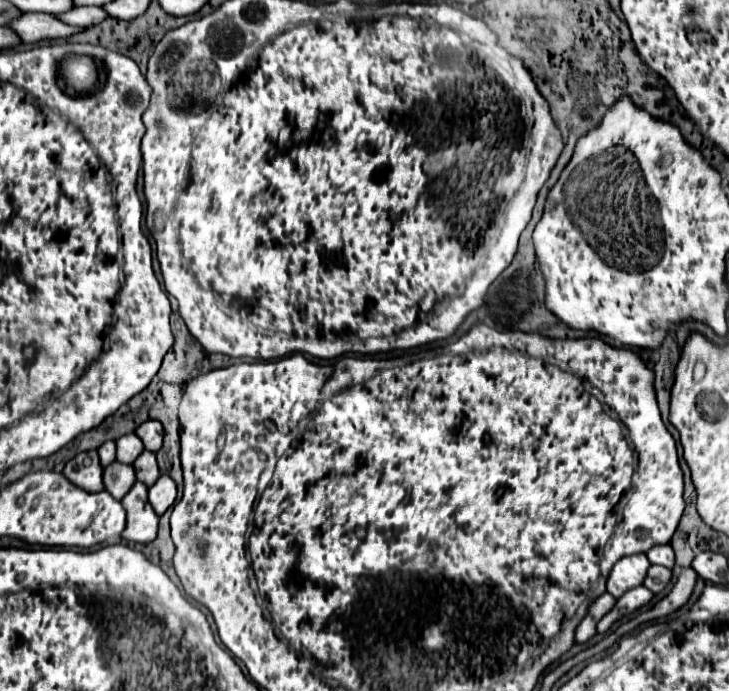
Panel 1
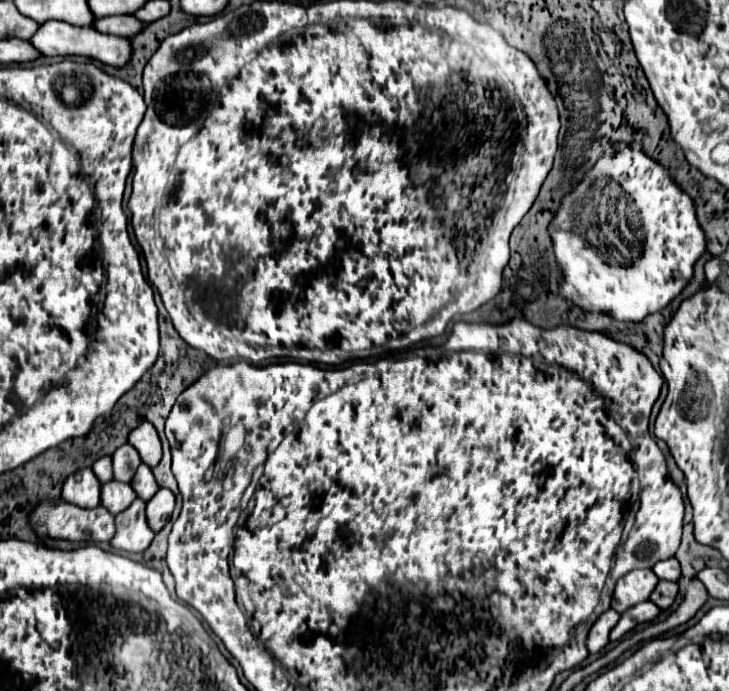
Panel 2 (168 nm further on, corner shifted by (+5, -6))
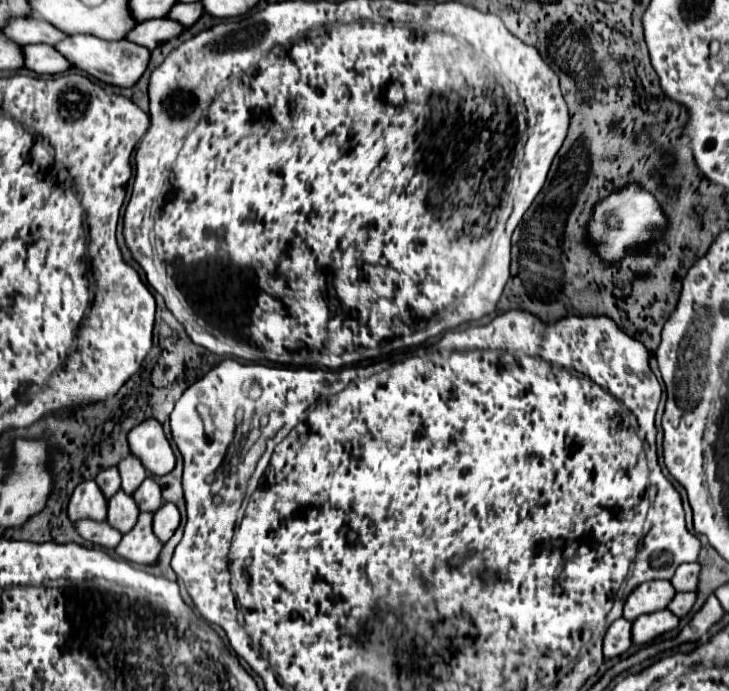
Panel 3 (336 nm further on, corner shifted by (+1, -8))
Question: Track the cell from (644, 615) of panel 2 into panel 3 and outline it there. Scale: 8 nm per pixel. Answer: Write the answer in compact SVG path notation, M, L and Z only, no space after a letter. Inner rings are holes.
M670 610L654 612L654 614L644 614L632 624L632 642L638 646L650 644L654 638L674 630L678 626L678 618Z

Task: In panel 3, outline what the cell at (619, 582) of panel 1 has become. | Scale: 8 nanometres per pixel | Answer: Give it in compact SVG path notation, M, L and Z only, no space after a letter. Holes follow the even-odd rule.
M654 580L644 582L642 586L634 588L624 604L624 618L634 622L642 614L652 614L658 610L668 608L676 590L668 580Z

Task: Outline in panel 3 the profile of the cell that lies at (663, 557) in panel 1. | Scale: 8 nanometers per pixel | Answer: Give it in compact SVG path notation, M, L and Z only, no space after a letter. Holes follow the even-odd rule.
M682 564L678 566L674 578L670 580L676 592L696 592L698 590L698 574L700 574L700 564Z

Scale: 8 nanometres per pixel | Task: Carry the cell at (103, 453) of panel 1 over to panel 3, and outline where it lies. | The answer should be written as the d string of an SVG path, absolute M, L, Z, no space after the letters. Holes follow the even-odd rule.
M108 468L108 470L102 470L98 476L96 476L96 484L98 488L102 490L102 494L106 498L112 498L118 490L120 490L120 474L116 468Z

